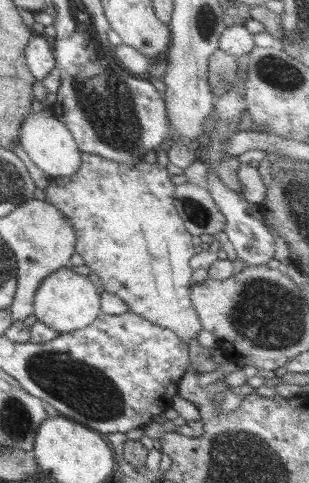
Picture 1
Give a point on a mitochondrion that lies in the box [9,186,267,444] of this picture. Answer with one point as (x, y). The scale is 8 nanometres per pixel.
(86, 390)

